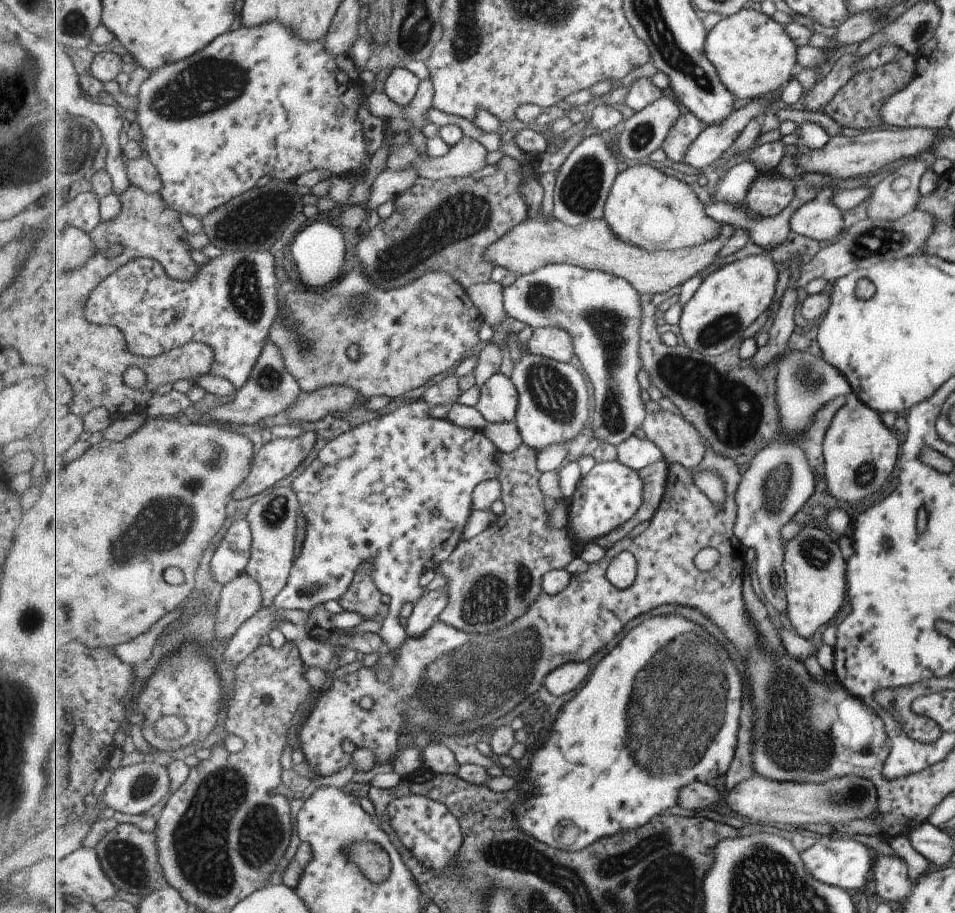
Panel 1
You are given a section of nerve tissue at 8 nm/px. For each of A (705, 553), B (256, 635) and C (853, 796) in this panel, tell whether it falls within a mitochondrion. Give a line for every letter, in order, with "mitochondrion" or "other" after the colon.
A: other
B: other
C: mitochondrion

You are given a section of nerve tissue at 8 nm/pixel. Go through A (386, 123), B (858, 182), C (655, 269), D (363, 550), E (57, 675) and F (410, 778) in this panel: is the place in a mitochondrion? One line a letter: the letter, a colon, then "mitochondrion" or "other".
A: other
B: other
C: other
D: other
E: other
F: other

